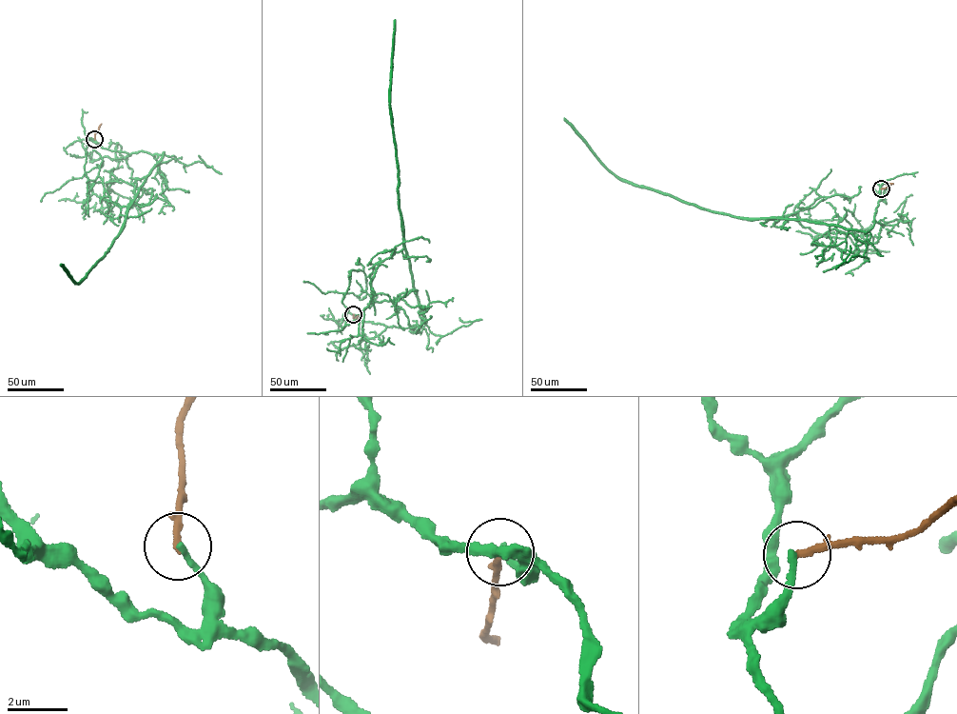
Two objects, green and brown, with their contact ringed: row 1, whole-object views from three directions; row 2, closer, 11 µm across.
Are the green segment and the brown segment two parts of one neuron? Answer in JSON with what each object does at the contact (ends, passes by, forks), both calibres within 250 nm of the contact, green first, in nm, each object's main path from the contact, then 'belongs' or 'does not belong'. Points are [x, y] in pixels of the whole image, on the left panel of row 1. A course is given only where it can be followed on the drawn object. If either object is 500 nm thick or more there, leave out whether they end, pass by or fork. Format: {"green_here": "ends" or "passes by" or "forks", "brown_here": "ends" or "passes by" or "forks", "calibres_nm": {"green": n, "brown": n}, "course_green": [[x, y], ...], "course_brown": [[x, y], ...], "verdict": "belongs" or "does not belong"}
{"green_here": "ends", "brown_here": "ends", "calibres_nm": {"green": 220, "brown": 240}, "course_green": [[94, 139], [110, 150], [163, 153], [163, 156], [141, 188], [109, 248], [83, 280], [78, 285], [60, 264]], "course_brown": [[94, 139], [101, 124]], "verdict": "does not belong"}

